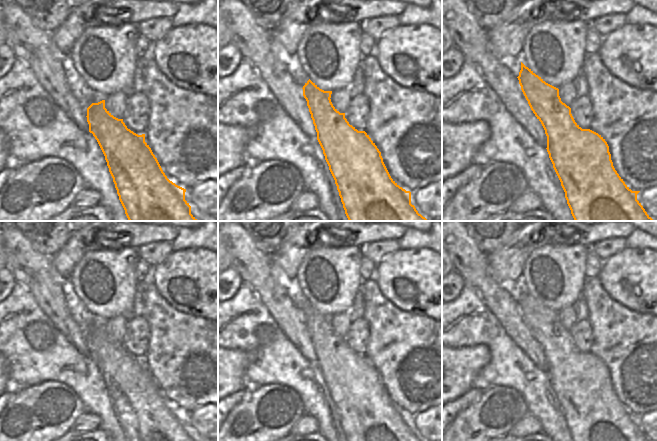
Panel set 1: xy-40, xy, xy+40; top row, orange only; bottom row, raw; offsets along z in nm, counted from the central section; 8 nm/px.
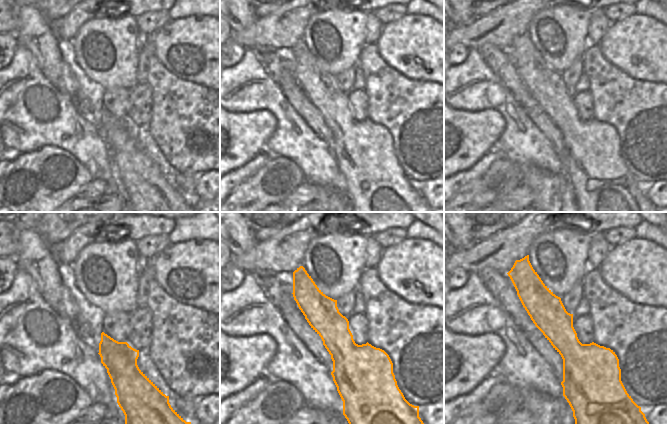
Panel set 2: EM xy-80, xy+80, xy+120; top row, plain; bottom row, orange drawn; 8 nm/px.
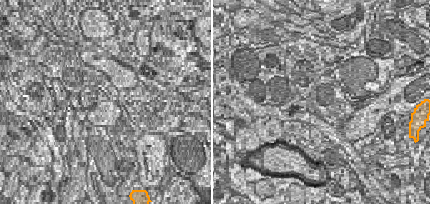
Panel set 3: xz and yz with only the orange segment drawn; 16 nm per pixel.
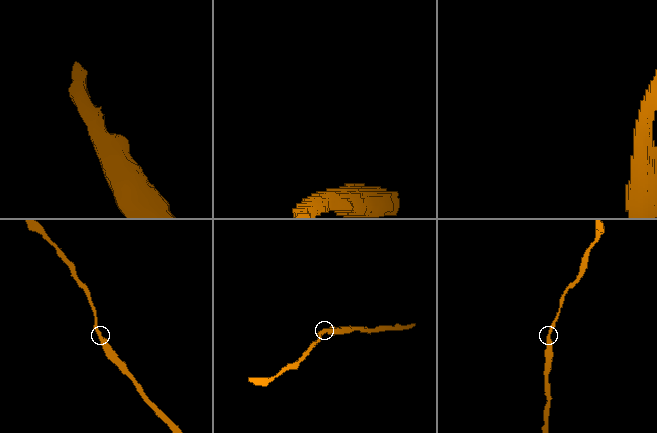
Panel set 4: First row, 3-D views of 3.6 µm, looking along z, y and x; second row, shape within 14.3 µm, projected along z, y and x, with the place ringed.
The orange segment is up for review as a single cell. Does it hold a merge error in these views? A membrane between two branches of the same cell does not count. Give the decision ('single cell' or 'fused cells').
single cell

